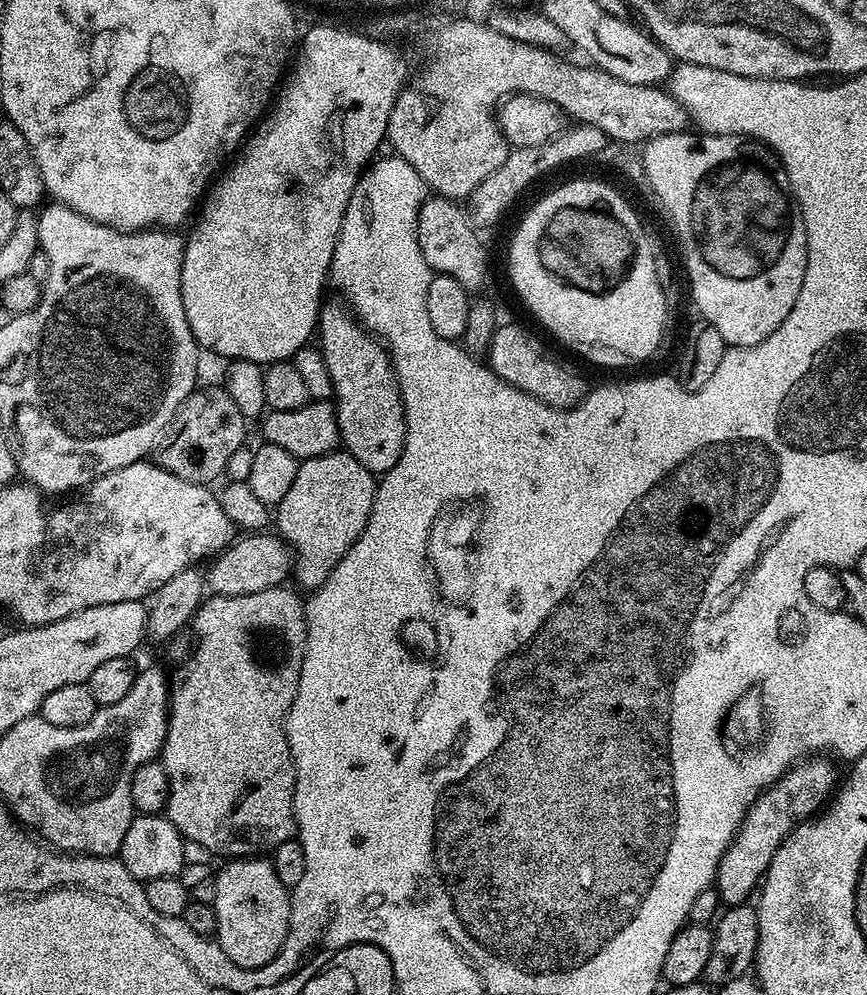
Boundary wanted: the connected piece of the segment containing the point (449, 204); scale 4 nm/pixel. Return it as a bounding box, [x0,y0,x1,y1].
[418,195,488,294]

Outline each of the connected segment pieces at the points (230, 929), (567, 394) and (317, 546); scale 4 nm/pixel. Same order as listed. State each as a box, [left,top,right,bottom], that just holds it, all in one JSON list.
[[214,858,292,968],[486,323,590,408],[274,450,377,589]]

